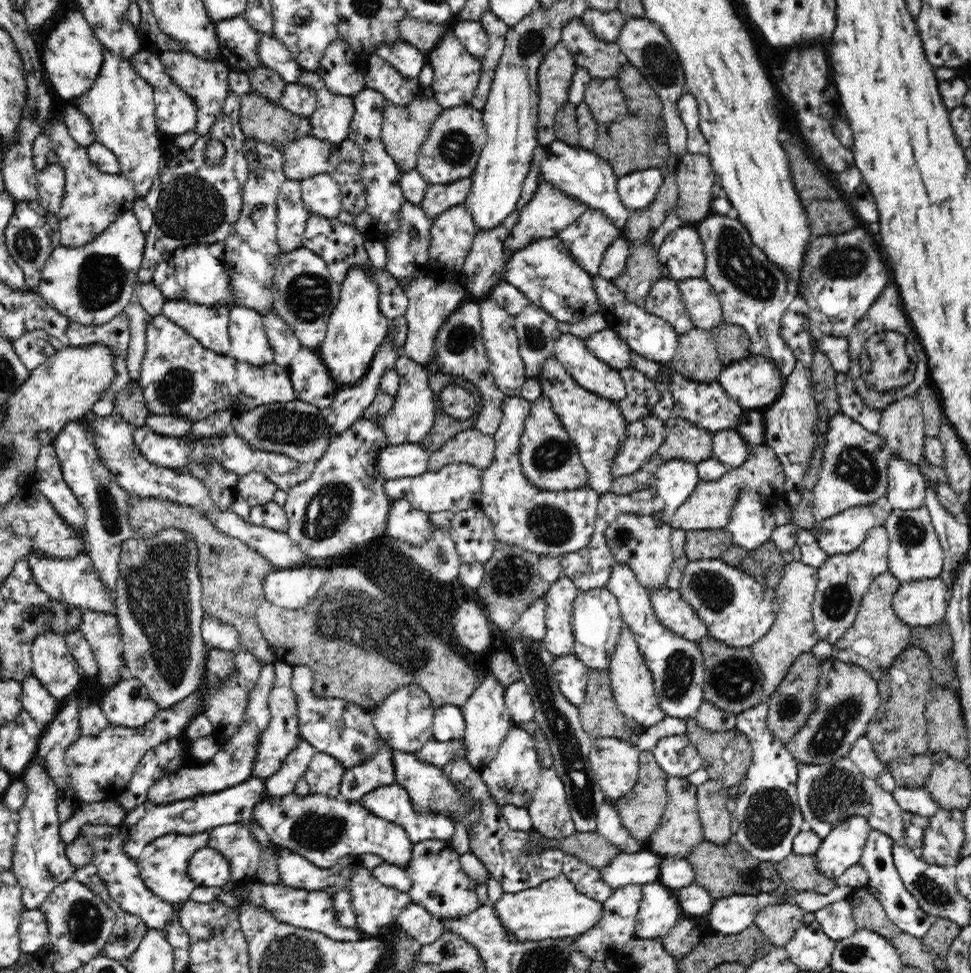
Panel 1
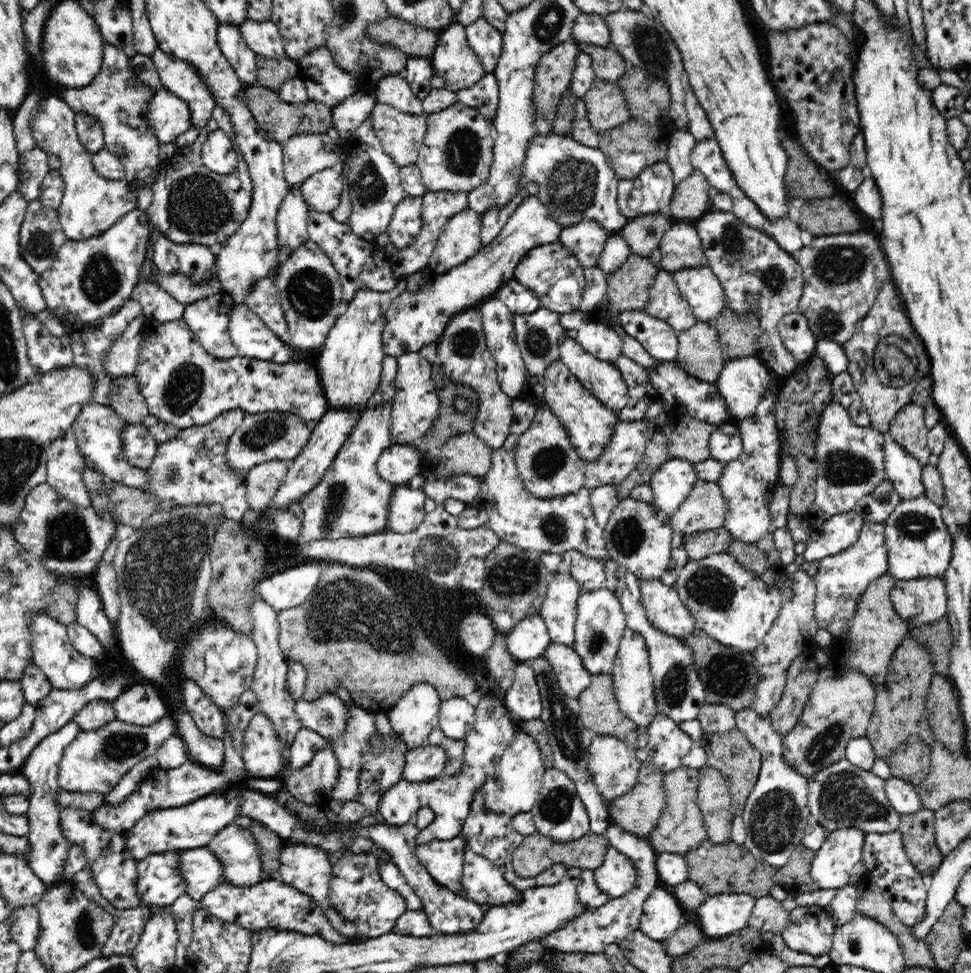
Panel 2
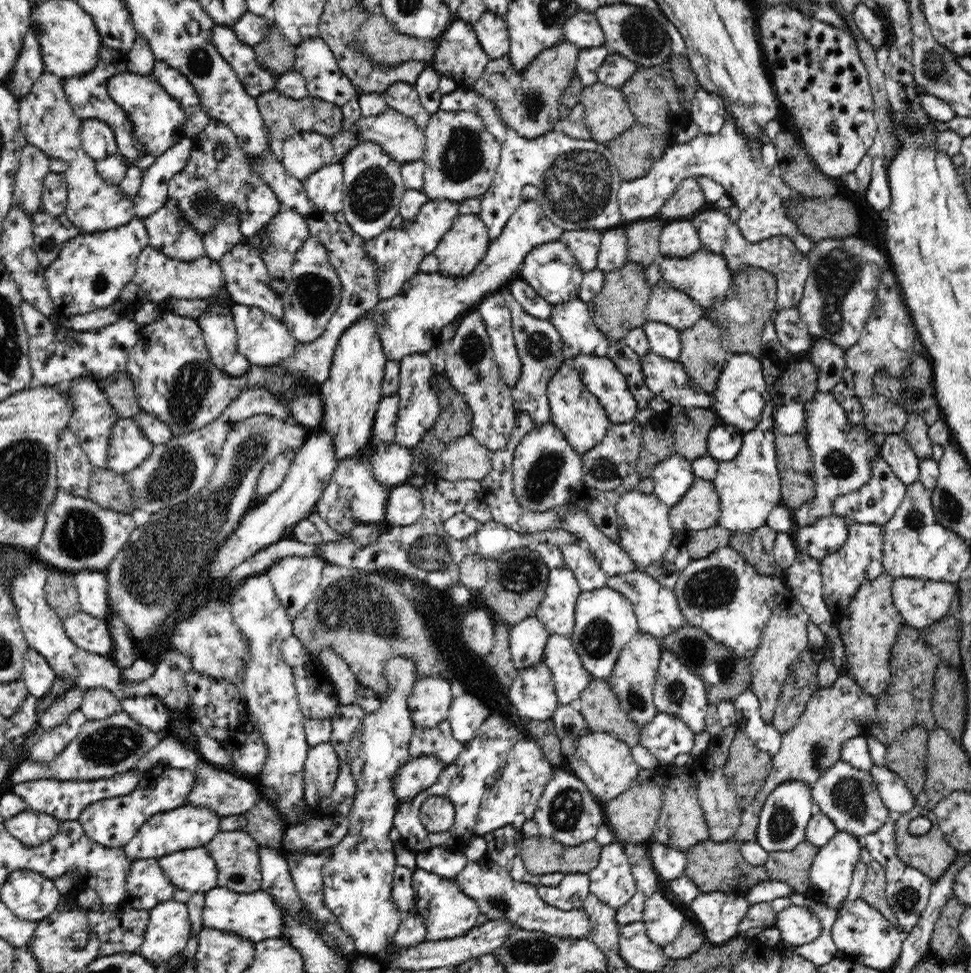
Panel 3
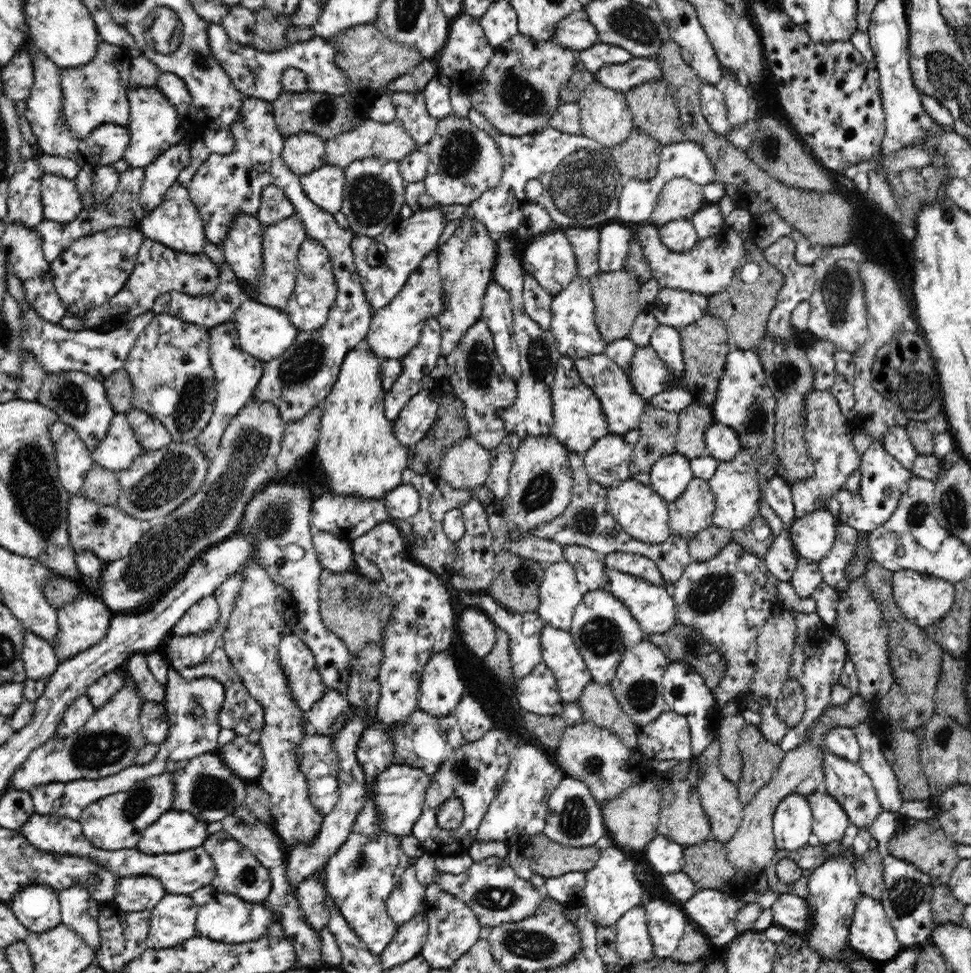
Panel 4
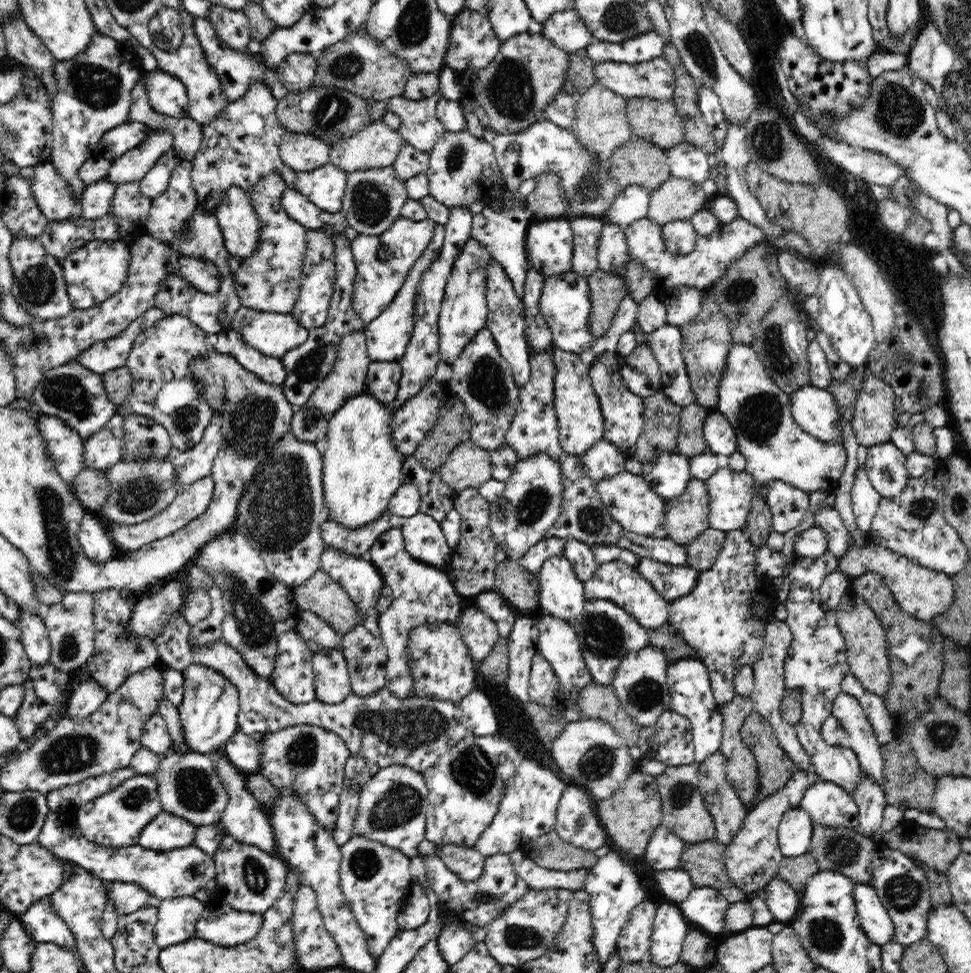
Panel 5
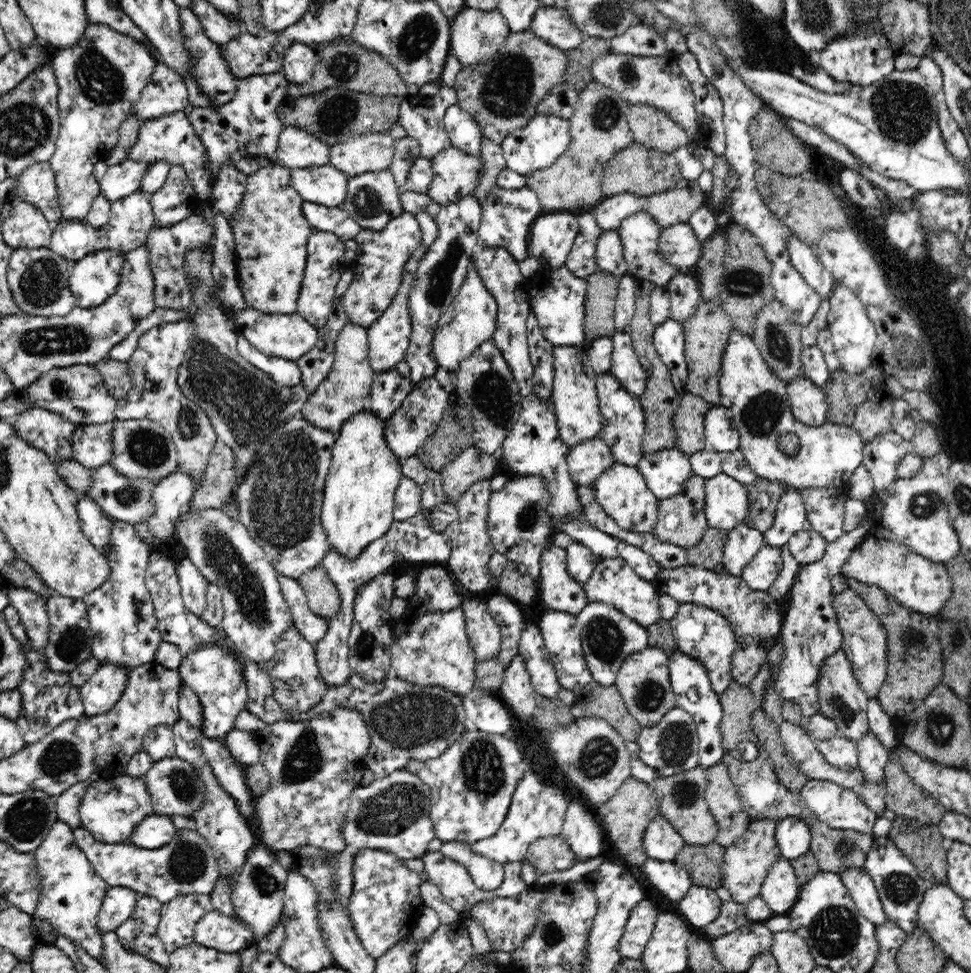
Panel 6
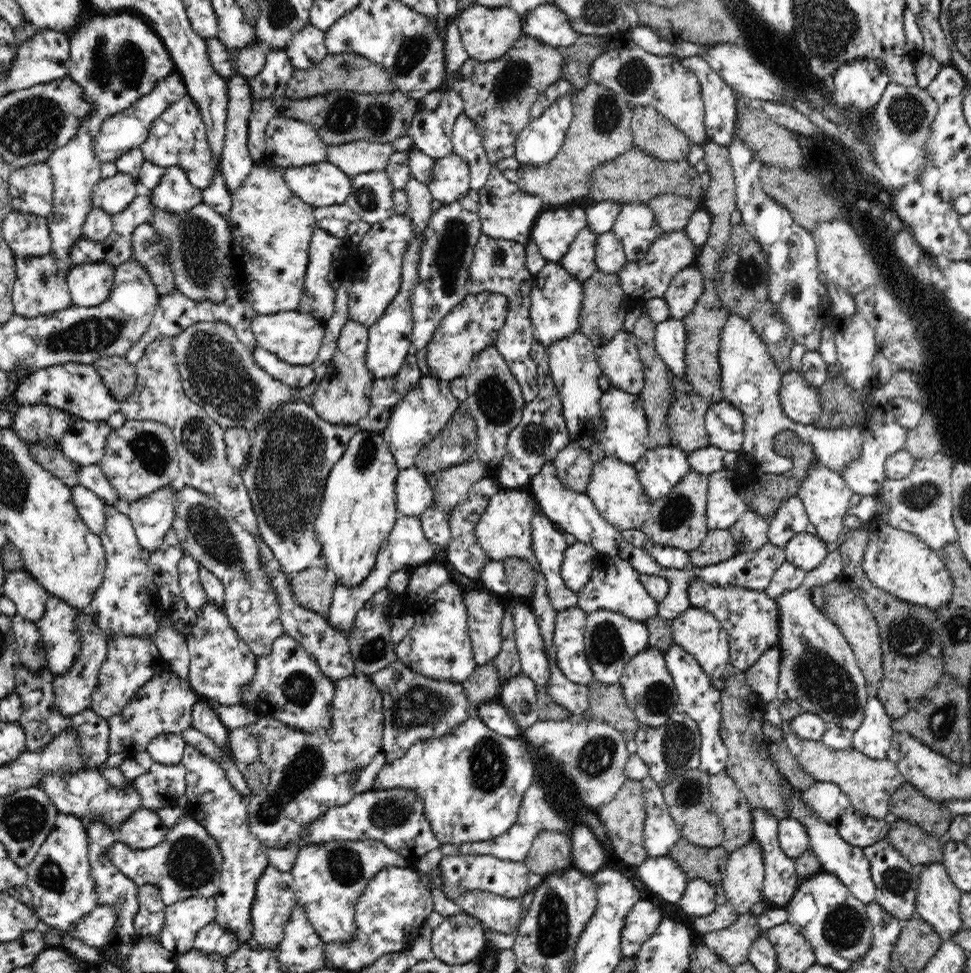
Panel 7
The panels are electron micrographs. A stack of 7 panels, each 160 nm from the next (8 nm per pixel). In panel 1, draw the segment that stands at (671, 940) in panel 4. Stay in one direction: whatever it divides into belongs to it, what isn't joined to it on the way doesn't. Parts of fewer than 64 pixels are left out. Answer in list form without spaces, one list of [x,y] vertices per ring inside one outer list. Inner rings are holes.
[[[653,882],[638,888],[642,889],[642,898],[636,912],[634,936],[641,939],[662,937],[677,921],[689,917],[680,908],[674,891],[662,883]]]

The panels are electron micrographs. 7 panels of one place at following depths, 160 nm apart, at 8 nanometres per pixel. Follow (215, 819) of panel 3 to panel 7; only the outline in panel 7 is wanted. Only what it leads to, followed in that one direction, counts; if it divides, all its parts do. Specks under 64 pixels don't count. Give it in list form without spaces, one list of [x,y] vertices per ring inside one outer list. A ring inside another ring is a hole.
[[[138,809],[116,831],[116,840],[130,848],[146,850],[158,846],[167,835],[168,827],[157,811]]]

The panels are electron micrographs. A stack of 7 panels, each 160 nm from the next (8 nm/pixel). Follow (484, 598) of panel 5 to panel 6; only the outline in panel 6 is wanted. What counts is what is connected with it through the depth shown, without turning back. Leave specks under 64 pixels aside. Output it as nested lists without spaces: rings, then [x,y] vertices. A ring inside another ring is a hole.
[[[496,592],[485,602],[501,631],[501,648],[497,657],[507,666],[510,658],[514,658],[519,652],[519,640],[526,621],[522,619],[519,604],[500,592]]]

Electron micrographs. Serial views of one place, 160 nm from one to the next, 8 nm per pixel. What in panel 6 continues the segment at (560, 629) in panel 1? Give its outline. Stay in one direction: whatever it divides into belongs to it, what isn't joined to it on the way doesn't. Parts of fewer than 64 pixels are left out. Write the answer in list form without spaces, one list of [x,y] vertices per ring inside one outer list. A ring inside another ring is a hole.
[[[552,541],[542,554],[538,588],[544,610],[577,615],[589,603],[583,583],[568,574],[565,549]]]

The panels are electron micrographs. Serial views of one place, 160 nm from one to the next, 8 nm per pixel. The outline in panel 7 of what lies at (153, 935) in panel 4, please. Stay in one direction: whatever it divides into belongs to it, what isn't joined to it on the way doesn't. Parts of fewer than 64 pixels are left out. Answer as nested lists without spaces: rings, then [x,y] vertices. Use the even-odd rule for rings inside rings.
[[[190,897],[165,908],[165,923],[158,941],[172,954],[181,955],[193,947],[198,930],[217,915],[214,897]]]

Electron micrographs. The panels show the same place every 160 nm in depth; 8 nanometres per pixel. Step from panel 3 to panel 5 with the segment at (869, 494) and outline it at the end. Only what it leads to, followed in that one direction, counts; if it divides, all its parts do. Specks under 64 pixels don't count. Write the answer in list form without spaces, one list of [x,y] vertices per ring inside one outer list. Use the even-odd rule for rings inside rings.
[[[890,440],[867,448],[864,467],[882,500],[894,500],[909,484],[911,476],[905,465],[905,456]]]

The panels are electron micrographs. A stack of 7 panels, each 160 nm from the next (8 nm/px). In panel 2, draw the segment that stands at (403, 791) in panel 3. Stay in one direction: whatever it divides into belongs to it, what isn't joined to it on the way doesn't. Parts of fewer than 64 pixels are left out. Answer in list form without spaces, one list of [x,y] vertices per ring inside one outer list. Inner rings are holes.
[[[424,744],[404,754],[403,779],[422,782],[443,776],[448,762],[445,748],[437,744]]]

